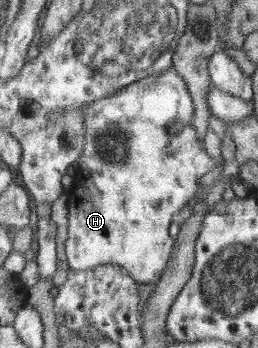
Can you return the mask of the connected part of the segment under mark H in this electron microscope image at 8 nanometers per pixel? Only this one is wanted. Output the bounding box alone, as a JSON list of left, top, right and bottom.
[65,68,214,284]

